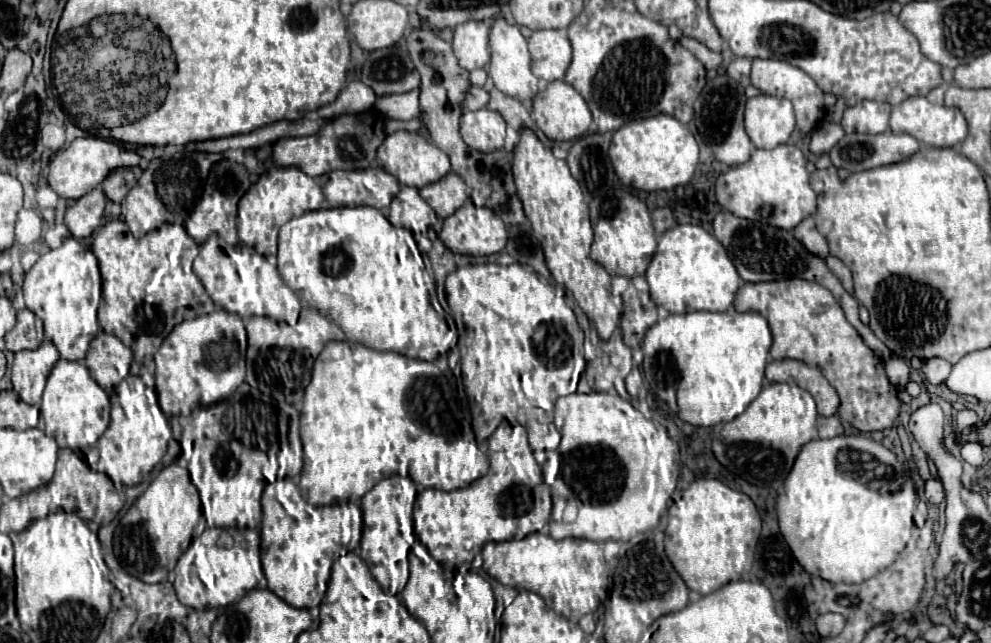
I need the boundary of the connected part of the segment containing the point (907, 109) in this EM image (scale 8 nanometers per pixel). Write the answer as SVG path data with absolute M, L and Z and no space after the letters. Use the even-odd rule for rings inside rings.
M910 97L910 99L902 101L900 105L896 105L892 109L890 129L894 133L908 133L914 139L918 139L920 143L928 145L928 147L954 147L954 145L960 145L966 137L966 131L968 131L966 119L964 119L960 109L946 107L946 105L934 105L926 97Z

